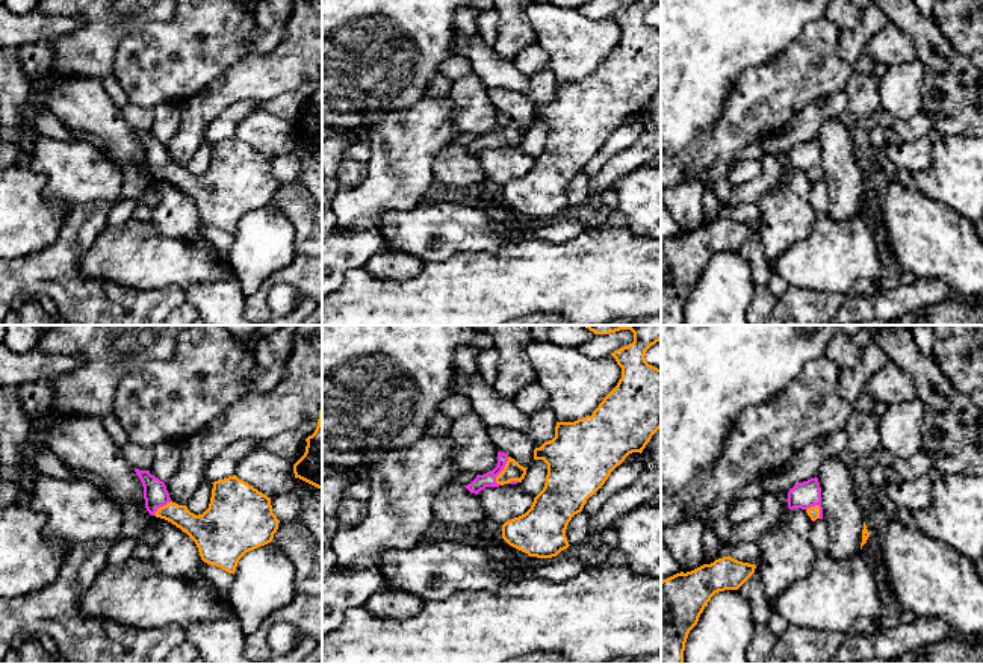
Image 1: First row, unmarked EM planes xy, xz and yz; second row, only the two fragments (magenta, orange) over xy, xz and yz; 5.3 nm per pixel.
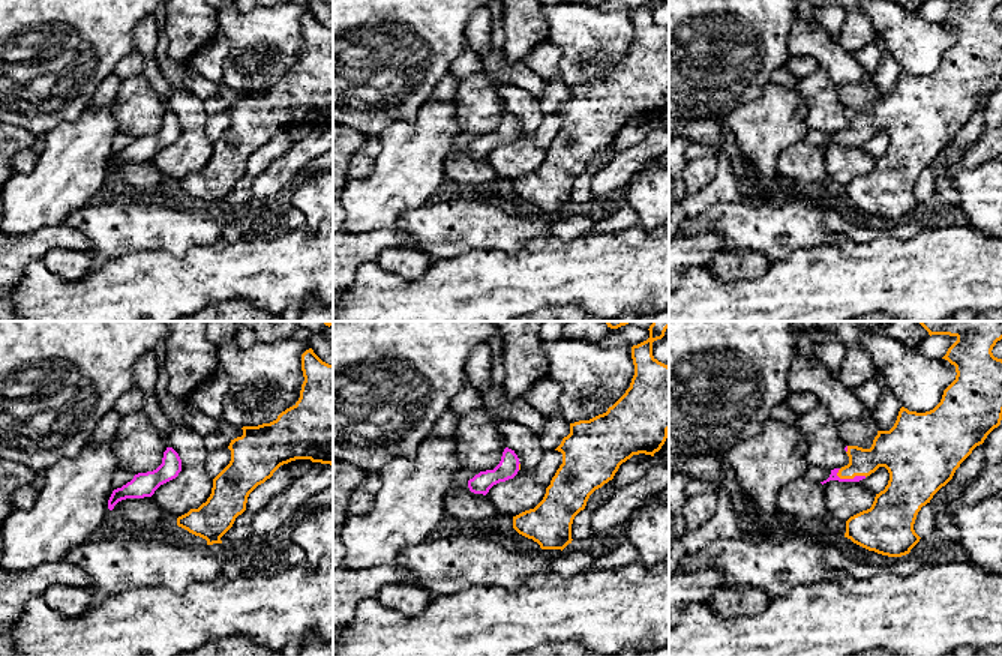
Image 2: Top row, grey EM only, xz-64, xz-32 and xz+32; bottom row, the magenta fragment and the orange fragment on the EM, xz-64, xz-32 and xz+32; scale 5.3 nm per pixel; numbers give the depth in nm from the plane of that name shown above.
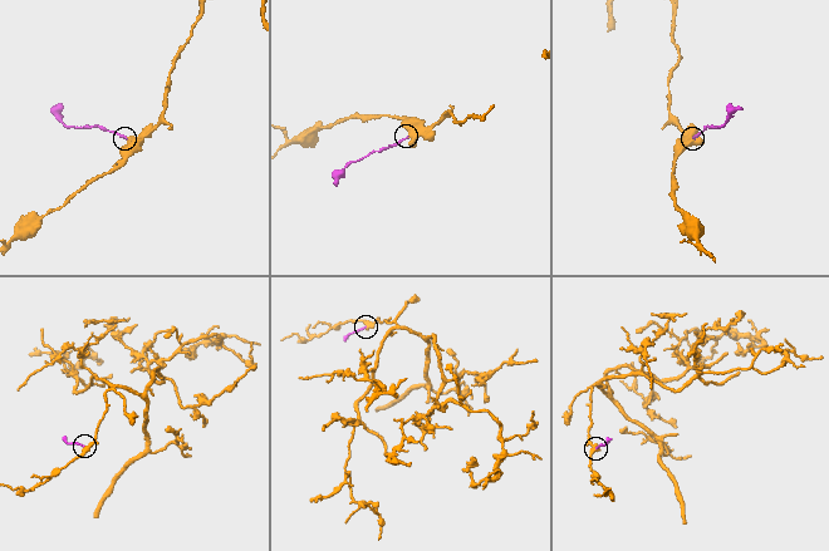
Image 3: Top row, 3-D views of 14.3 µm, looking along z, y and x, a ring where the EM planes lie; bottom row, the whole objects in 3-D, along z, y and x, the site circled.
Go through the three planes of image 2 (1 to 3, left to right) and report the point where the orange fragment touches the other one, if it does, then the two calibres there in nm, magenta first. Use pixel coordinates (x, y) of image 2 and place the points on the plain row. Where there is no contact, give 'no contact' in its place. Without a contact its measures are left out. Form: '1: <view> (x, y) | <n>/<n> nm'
1: no contact
2: xz-32 (518, 129) | 110/20 nm
3: xz+32 (851, 143) | 50/180 nm

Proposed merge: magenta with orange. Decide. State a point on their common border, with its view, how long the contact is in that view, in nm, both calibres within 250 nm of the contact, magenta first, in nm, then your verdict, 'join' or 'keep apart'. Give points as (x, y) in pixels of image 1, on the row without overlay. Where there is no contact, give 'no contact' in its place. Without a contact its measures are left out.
xz (502, 130) | 160 nm | 80/100 nm | join

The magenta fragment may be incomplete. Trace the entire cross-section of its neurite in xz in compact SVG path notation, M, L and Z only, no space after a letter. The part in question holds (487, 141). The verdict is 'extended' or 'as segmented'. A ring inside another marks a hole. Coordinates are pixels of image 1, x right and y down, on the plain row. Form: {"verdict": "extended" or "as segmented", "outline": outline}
{"verdict": "extended", "outline": "M498 113L498 127L484 135L476 136L476 139L464 147L470 154L478 156L485 148L499 148L504 145L517 145L526 136L526 130L520 127L514 119L508 118L505 113Z"}

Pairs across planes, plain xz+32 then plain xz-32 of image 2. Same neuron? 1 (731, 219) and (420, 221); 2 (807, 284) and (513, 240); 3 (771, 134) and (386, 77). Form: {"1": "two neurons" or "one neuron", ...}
{"1": "one neuron", "2": "two neurons", "3": "two neurons"}

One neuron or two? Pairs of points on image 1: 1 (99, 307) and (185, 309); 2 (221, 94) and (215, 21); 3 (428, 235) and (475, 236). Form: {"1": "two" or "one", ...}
{"1": "two", "2": "two", "3": "one"}

